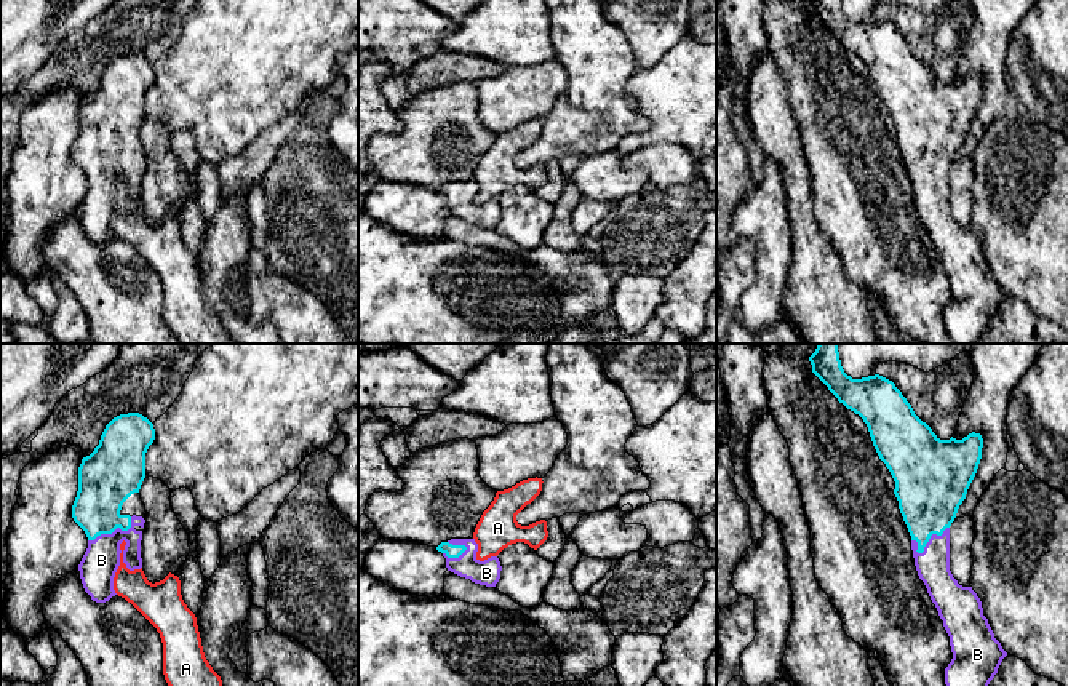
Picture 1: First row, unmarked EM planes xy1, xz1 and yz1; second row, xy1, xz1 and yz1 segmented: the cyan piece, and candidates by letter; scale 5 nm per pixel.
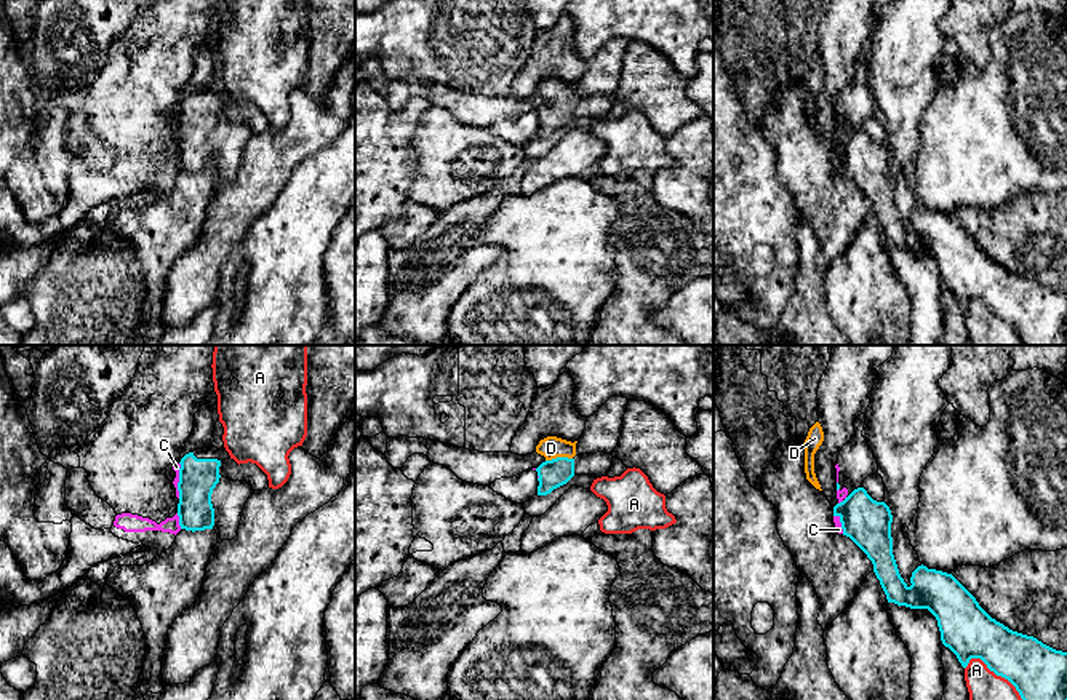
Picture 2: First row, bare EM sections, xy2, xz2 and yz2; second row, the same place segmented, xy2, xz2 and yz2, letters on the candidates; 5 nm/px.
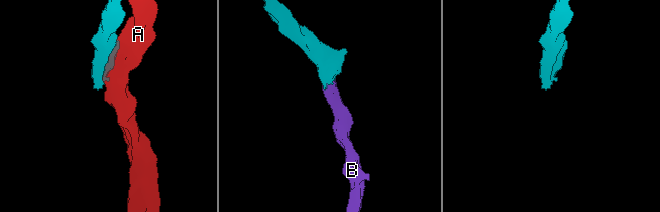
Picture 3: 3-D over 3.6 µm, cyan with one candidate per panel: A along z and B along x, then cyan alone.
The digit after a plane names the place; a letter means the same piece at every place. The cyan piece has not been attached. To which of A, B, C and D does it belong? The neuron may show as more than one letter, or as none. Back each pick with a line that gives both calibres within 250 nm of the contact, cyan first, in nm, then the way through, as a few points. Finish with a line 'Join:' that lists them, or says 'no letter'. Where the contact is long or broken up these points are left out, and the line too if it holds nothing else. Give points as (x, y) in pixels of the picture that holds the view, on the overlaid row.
B: 340/170 nm | across yz1 (929, 488), (929, 538), (932, 565)
D: 140/110 nm | across xz2 (552, 473), (559, 467), (559, 457), (551, 448)
Join: B, D

